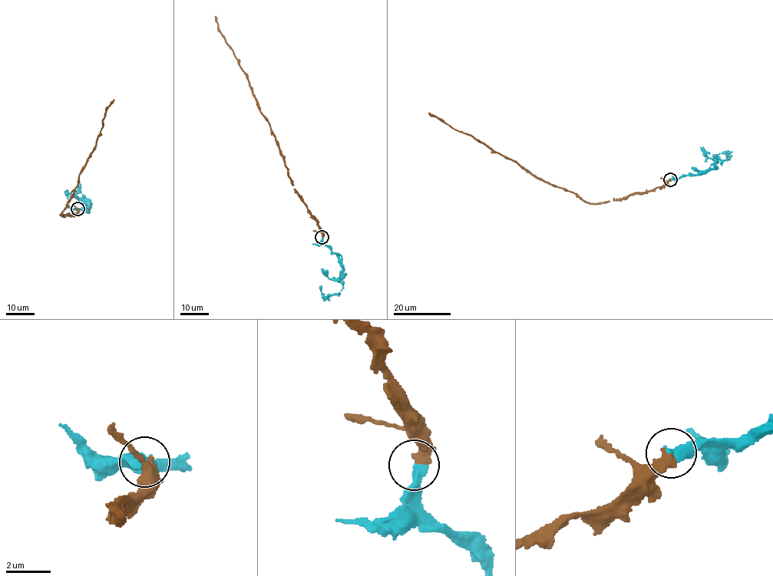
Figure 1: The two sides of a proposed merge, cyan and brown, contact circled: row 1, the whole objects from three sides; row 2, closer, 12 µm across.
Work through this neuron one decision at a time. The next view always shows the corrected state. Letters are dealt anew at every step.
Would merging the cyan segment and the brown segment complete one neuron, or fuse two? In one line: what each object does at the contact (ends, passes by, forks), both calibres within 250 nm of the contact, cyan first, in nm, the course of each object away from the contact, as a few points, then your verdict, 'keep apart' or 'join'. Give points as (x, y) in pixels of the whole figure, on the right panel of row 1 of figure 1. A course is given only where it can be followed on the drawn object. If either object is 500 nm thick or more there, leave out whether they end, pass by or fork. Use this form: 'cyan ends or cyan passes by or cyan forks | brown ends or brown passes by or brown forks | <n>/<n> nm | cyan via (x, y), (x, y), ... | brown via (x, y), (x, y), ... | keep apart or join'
cyan ends | brown ends | 440/360 nm | cyan via (670, 179), (704, 174), (714, 167), (715, 162), (729, 158), (728, 153), (721, 153), (715, 157) | brown via (670, 179), (651, 191), (591, 203), (537, 179), (513, 161), (428, 112) | join

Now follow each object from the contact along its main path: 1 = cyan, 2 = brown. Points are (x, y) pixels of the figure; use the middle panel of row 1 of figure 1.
1: (322, 237), (341, 256), (343, 271), (339, 277), (342, 288), (337, 293), (325, 296), (321, 285)
2: (322, 237), (315, 219), (295, 189), (270, 124), (262, 113), (247, 76), (219, 30), (215, 16)

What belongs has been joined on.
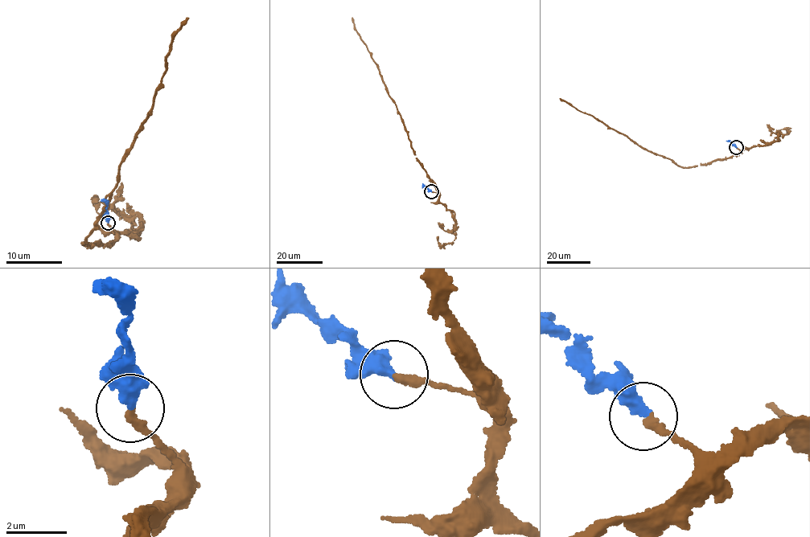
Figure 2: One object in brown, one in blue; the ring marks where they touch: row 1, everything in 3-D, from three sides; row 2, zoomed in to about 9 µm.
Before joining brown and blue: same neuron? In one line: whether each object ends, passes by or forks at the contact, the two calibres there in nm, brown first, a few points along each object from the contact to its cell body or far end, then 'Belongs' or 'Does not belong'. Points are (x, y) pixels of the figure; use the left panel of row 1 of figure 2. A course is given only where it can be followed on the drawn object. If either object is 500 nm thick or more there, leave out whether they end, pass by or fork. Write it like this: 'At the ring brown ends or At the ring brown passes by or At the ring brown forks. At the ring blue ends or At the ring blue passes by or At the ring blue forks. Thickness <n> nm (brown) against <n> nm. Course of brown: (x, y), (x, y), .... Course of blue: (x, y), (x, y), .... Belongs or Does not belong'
At the ring brown ends. At the ring blue ends. Thickness 280 nm (brown) against 440 nm. Course of brown: (108, 223), (117, 239), (107, 245), (83, 243), (107, 208), (118, 169), (150, 115), (173, 38), (187, 17). Course of blue: (108, 223), (106, 199). Belongs

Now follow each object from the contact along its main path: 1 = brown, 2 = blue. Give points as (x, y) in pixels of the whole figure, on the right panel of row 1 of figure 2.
1: (736, 147), (740, 152), (729, 157), (683, 167), (643, 149), (624, 135), (559, 98)
2: (736, 147), (725, 141)

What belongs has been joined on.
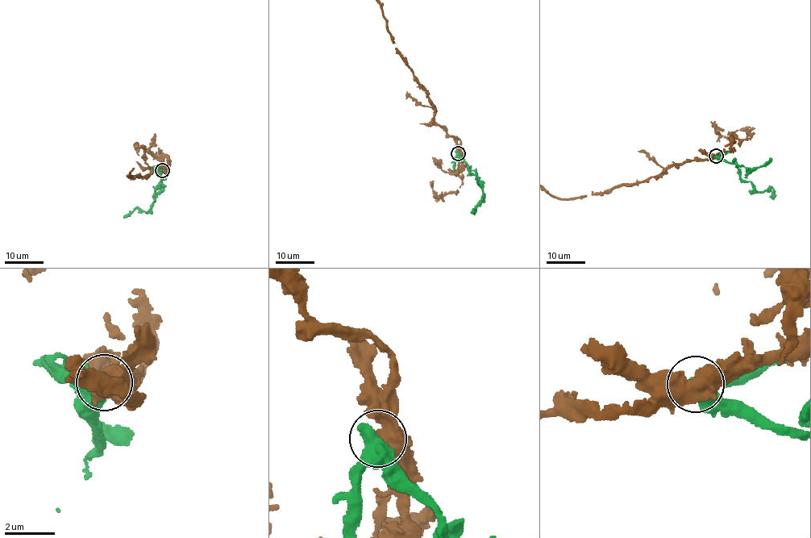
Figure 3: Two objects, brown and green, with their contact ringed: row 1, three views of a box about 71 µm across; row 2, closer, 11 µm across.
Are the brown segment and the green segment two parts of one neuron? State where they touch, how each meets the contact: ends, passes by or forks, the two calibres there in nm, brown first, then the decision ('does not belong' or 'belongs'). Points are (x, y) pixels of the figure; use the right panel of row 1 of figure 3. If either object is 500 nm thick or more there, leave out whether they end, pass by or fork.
place (716, 156); calibres 600 and 750 nm; does not belong

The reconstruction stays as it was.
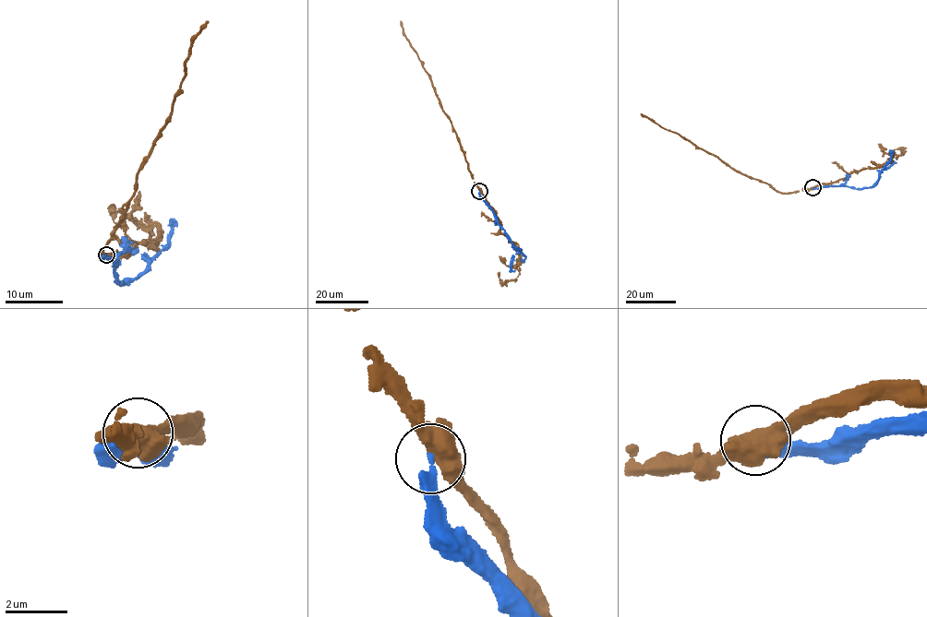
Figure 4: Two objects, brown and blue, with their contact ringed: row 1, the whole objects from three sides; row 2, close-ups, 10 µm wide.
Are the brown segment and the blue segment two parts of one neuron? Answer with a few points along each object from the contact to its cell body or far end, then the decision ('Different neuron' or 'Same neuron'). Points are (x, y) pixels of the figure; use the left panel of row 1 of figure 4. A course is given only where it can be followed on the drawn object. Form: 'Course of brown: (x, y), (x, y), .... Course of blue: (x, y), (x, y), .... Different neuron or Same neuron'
Course of brown: (106, 255), (100, 254), (124, 218), (136, 177), (169, 122), (192, 41), (207, 20). Course of blue: (105, 255), (102, 255), (116, 267), (113, 270), (116, 281), (123, 285), (133, 280), (169, 242), (174, 219). Different neuron

